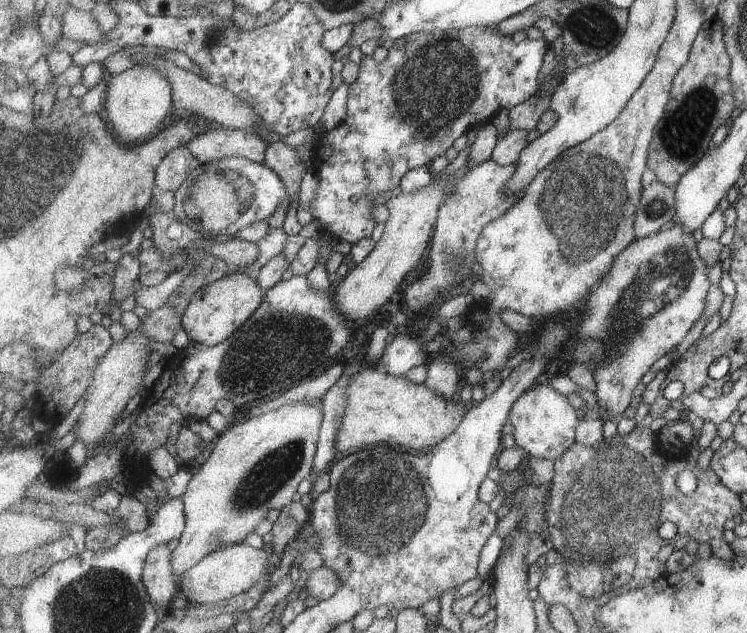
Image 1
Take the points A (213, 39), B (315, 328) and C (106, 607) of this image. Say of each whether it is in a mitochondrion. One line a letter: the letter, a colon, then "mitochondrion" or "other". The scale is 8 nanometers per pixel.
A: mitochondrion
B: mitochondrion
C: mitochondrion

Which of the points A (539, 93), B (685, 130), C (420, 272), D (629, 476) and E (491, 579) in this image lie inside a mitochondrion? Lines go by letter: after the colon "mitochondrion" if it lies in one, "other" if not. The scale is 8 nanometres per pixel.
A: other
B: mitochondrion
C: other
D: mitochondrion
E: other

